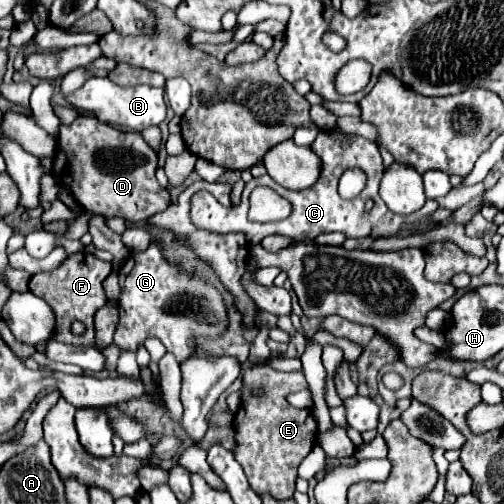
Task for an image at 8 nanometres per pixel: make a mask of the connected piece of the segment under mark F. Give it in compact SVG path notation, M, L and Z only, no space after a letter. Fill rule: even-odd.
M78 252L74 256L68 256L60 268L56 268L54 272L42 272L42 274L34 274L32 280L28 283L28 288L34 292L38 298L46 300L46 304L52 308L54 316L56 316L56 326L54 326L54 338L58 342L66 342L66 344L78 344L78 346L94 346L94 334L92 334L92 318L96 314L98 308L102 308L108 298L106 292L102 288L102 280L110 274L112 266L110 262L98 260L94 254L90 252ZM78 320L86 326L86 332L82 336L74 336L70 326L72 322Z

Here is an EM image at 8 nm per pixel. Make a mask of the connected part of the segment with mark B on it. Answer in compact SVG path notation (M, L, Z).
M88 78L82 88L72 94L66 94L64 100L84 112L92 112L98 122L110 124L120 130L128 132L142 132L150 126L158 126L166 118L166 102L164 102L164 88L154 88L148 84L138 86L118 86L108 78Z

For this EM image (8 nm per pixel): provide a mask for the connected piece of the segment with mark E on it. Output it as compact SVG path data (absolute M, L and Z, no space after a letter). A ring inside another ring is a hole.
M252 366L244 374L242 406L234 418L236 428L236 460L244 468L246 478L256 494L270 494L276 500L288 500L296 490L296 470L316 444L316 420L306 408L292 408L286 402L290 392L306 390L302 372L278 372L270 366ZM264 388L264 394L254 398L250 392Z

